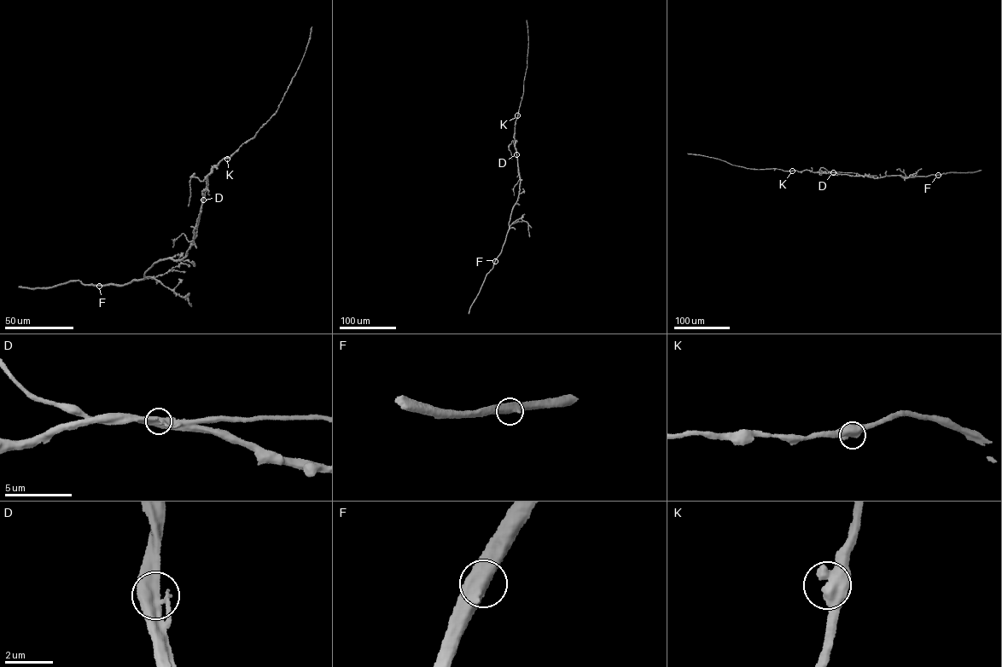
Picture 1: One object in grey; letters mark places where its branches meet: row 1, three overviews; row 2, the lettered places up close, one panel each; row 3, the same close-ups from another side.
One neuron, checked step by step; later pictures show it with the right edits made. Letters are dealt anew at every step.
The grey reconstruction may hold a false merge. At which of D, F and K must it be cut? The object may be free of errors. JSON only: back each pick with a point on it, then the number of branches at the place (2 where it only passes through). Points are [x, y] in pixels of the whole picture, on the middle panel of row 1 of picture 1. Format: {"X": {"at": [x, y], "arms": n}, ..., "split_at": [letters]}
{"D": {"at": [516, 154], "arms": 2}, "split_at": ["D"]}

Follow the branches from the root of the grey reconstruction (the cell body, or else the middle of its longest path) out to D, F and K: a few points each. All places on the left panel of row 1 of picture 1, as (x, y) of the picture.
D: (197, 220), (203, 200)
F: (197, 220), (193, 242), (183, 260), (160, 260), (153, 263), (141, 281), (133, 280), (120, 287), (99, 286)
K: (197, 220), (207, 175), (214, 165), (227, 159)

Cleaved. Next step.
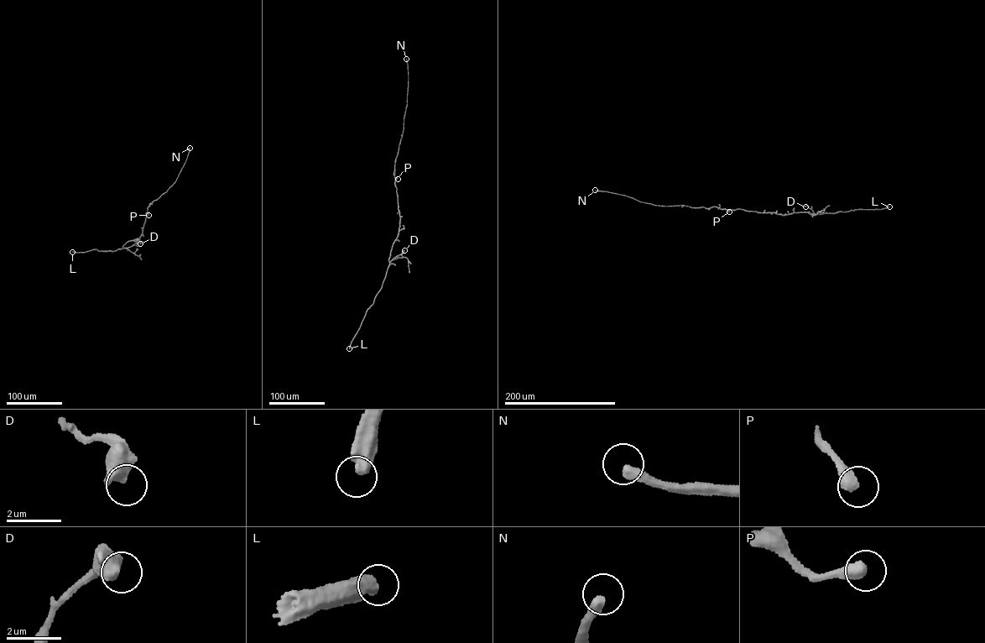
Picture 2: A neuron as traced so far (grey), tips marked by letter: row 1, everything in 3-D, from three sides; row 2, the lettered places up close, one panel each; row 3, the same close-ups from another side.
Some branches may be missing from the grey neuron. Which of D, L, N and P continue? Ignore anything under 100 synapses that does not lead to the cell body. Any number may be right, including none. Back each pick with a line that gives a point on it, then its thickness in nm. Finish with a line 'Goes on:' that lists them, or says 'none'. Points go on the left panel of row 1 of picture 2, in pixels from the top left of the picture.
N: at (190, 148); 380 nm thick
Goes on: N

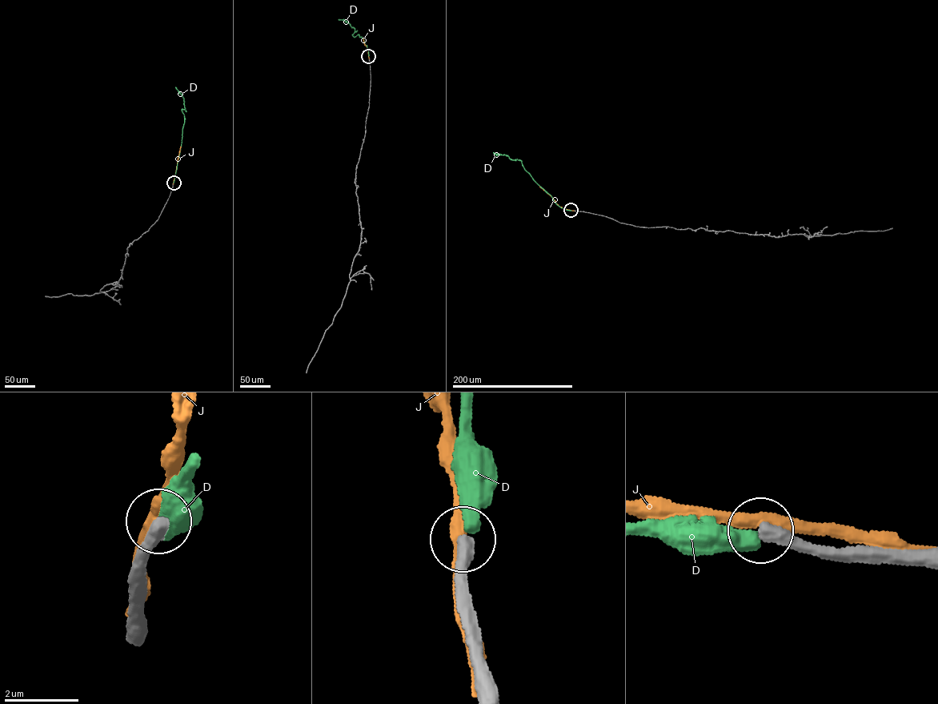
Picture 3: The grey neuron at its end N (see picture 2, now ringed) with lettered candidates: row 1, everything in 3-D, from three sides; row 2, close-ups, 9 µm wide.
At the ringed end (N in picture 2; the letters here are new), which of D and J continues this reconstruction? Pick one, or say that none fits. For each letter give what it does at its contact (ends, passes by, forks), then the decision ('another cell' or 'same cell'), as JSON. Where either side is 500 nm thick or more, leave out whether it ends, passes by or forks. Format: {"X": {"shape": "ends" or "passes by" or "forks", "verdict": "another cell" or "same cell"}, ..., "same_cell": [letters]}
{"D": {"shape": "ends", "verdict": "another cell"}, "J": {"shape": "passes by", "verdict": "another cell"}, "same_cell": []}

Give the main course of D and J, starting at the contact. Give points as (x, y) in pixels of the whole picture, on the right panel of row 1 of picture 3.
D: (571, 211), (558, 205), (524, 169), (521, 161), (493, 152)
J: (571, 210), (559, 207), (539, 186)

